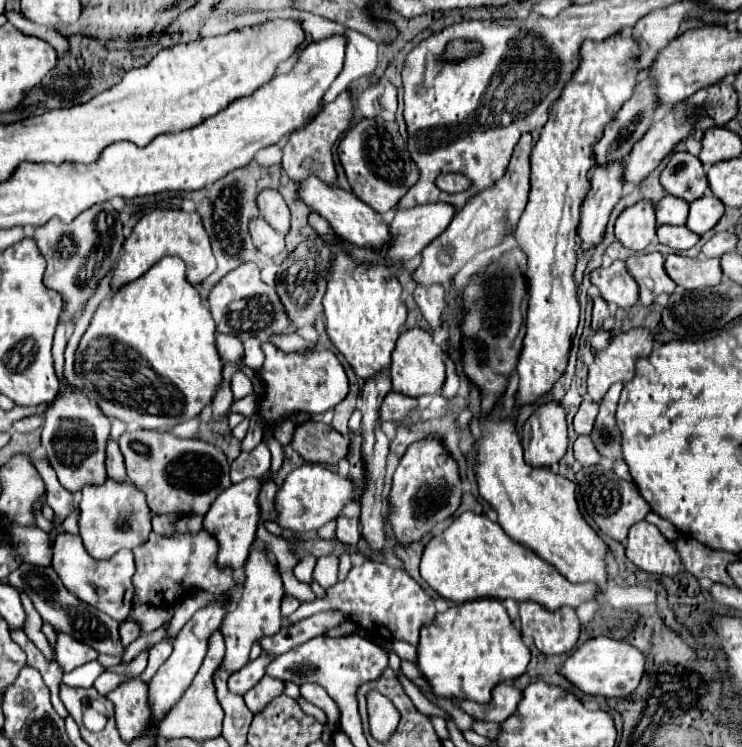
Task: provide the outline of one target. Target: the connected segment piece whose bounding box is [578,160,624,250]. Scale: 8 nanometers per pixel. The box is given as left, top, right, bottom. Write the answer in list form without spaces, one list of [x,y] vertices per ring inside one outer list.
[[[622,160],[618,164],[606,164],[606,168],[592,170],[592,188],[582,204],[578,238],[584,250],[592,250],[604,236],[608,216],[624,192],[622,184]]]

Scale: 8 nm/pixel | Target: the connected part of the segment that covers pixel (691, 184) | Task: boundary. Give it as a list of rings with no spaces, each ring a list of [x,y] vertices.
[[[674,152],[670,156],[670,162],[660,174],[660,182],[666,192],[684,198],[686,202],[702,198],[708,188],[708,178],[702,162],[688,152]]]

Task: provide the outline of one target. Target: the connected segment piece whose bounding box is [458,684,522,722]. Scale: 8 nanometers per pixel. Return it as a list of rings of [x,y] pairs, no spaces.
[[[498,684],[488,704],[474,704],[472,700],[464,700],[464,702],[458,702],[458,706],[476,720],[502,722],[516,712],[516,706],[520,704],[520,700],[522,700],[522,692],[518,688],[508,684]]]

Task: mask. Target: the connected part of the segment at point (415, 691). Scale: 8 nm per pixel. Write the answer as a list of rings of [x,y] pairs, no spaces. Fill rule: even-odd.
[[[399,670],[397,678],[416,708],[425,715],[434,715],[450,720],[450,715],[430,702],[420,690]]]

